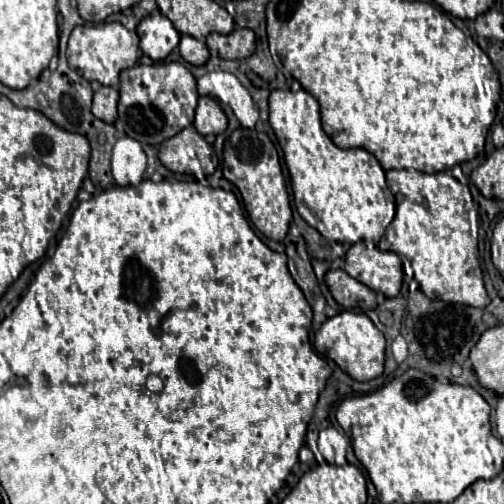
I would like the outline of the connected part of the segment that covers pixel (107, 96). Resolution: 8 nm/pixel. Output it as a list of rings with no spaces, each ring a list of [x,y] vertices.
[[[103,86],[95,92],[93,96],[93,116],[113,124],[117,118],[117,102],[119,102],[119,92],[115,88]]]

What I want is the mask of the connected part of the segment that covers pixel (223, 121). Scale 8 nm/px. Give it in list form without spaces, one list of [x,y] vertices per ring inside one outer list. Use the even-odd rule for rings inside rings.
[[[201,96],[199,98],[199,106],[195,110],[195,128],[199,134],[207,136],[207,134],[221,134],[227,128],[227,116],[223,114],[223,110],[219,108],[219,104],[209,98],[209,96]]]

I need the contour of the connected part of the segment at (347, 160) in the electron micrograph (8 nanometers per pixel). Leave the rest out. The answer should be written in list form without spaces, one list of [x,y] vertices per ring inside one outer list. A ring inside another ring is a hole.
[[[273,90],[269,96],[269,122],[283,148],[291,174],[293,200],[301,218],[327,240],[377,246],[396,213],[385,171],[377,159],[363,148],[335,146],[323,132],[319,102],[305,90]]]

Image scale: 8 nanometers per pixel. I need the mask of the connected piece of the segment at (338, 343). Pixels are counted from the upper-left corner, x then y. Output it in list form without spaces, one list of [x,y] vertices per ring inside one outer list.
[[[345,310],[333,318],[327,318],[315,334],[315,350],[321,356],[331,358],[341,370],[345,370],[355,380],[373,380],[383,374],[385,338],[365,314]]]

